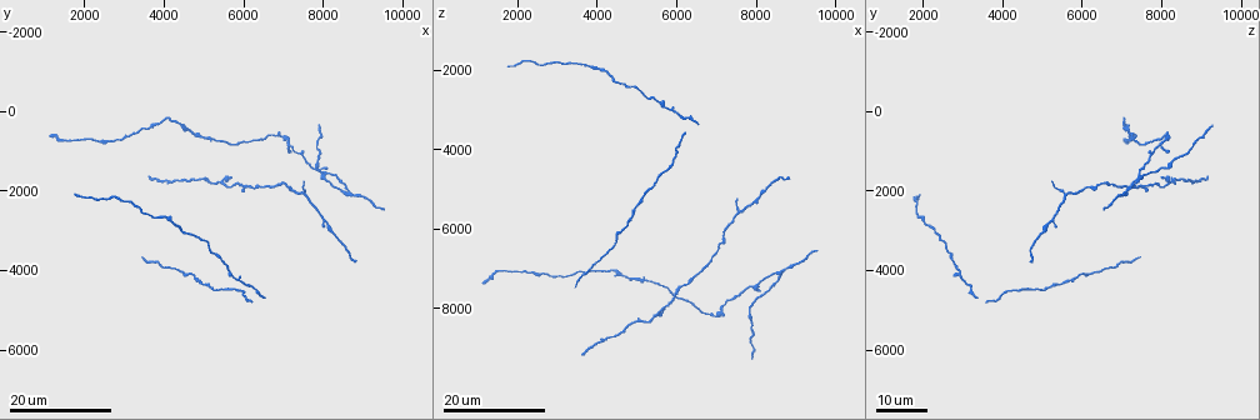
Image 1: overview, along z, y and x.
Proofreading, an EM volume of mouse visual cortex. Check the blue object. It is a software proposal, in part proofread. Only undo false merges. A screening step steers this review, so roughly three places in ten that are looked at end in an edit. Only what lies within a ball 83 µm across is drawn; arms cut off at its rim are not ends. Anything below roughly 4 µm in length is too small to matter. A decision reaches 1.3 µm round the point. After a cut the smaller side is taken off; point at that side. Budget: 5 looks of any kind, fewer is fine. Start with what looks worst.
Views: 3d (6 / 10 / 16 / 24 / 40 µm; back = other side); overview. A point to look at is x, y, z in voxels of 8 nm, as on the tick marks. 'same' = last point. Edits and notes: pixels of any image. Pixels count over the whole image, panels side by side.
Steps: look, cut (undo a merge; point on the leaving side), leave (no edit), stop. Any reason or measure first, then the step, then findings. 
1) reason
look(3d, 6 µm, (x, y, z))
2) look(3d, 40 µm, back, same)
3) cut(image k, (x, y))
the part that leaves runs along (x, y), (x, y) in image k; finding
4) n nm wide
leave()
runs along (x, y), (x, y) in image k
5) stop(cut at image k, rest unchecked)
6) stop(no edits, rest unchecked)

arms part here
look(3d, 16 µm, (5450, 1800, 8150))

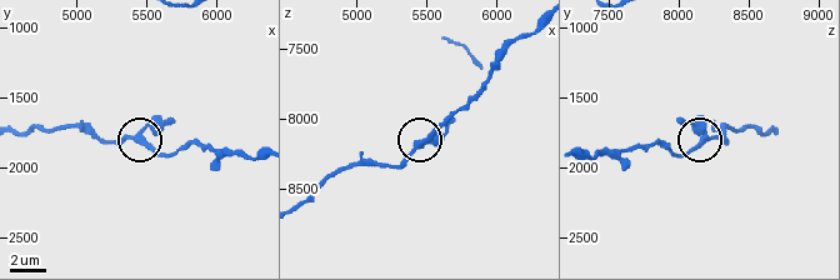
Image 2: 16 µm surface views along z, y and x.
look(3d, 10 µm, (5460, 1760, 8200))

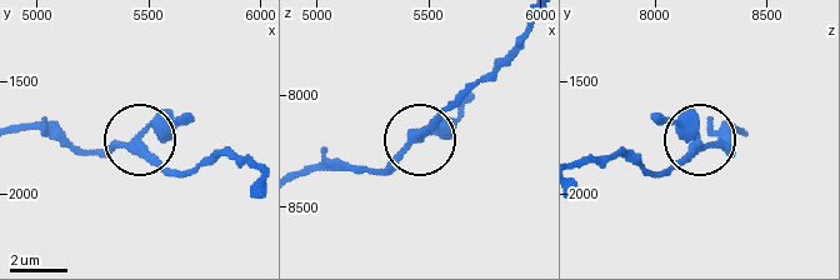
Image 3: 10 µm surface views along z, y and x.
look(3d, 10 µm, back, (5450, 1750, 8190))

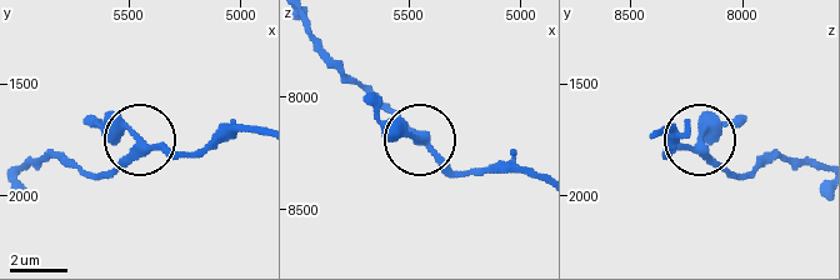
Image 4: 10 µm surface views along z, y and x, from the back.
side arm 68 µm; 3 arms
leave()
one neuron here

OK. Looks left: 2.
look(3d, 24 µm, (8550, 1950, 7200))

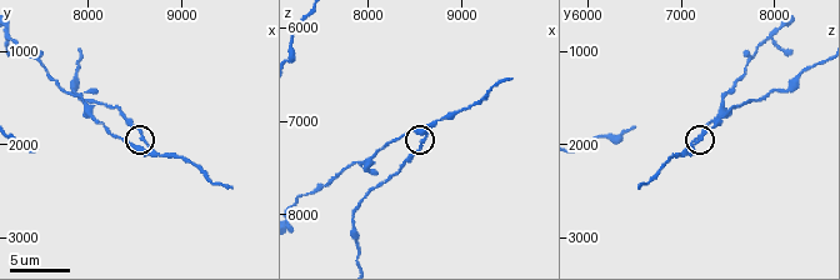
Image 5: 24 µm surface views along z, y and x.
look(3d, 6 µm, (8600, 1950, 7150))

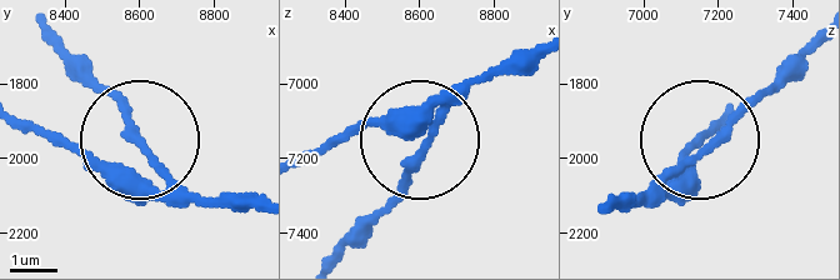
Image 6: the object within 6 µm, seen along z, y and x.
side arm 10 µm
leave()
runs along (21, 119), (118, 166), (145, 150), (209, 198) in image 6; all the same neuron

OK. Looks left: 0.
stop(no edits, rest unchecked)

